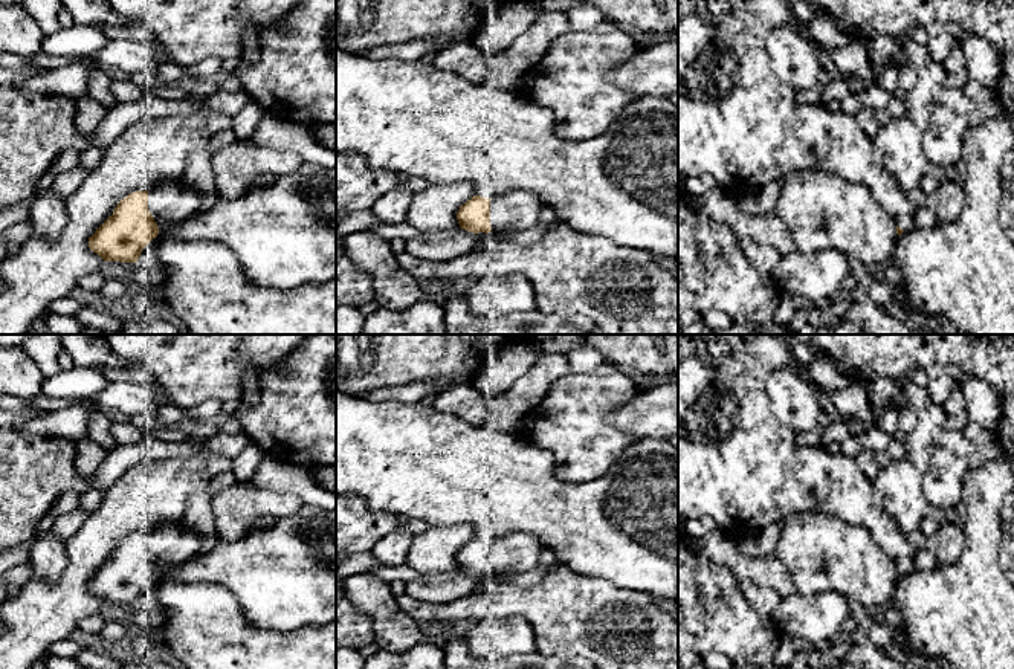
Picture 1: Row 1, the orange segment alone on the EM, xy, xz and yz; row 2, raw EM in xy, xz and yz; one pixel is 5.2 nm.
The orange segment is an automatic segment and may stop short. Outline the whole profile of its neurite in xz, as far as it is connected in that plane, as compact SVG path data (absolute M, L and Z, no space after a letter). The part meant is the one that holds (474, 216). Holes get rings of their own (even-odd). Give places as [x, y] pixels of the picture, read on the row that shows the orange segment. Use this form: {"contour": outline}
{"contour": "M509 191L493 200L473 196L457 212L460 228L473 234L519 231L538 223L547 203L531 191Z"}

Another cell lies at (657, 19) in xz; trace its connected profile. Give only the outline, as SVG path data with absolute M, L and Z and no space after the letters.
M538 0L544 11L550 12L567 12L577 5L596 6L602 15L603 21L620 24L622 31L629 35L651 37L657 40L666 40L678 37L678 0Z

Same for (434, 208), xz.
M472 183L431 185L414 192L406 221L420 232L458 229L457 212L473 196Z

